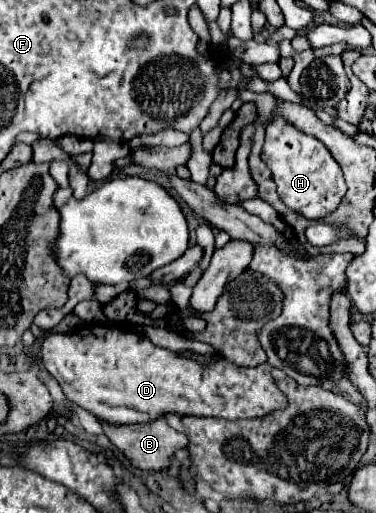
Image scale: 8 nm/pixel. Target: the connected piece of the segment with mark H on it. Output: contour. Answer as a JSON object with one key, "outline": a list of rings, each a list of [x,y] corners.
{"outline":[[[275,119],[267,125],[261,159],[271,169],[283,203],[305,219],[317,221],[327,217],[337,209],[341,197],[347,191],[341,167],[335,163],[327,147],[315,137],[297,131],[283,119]]]}

